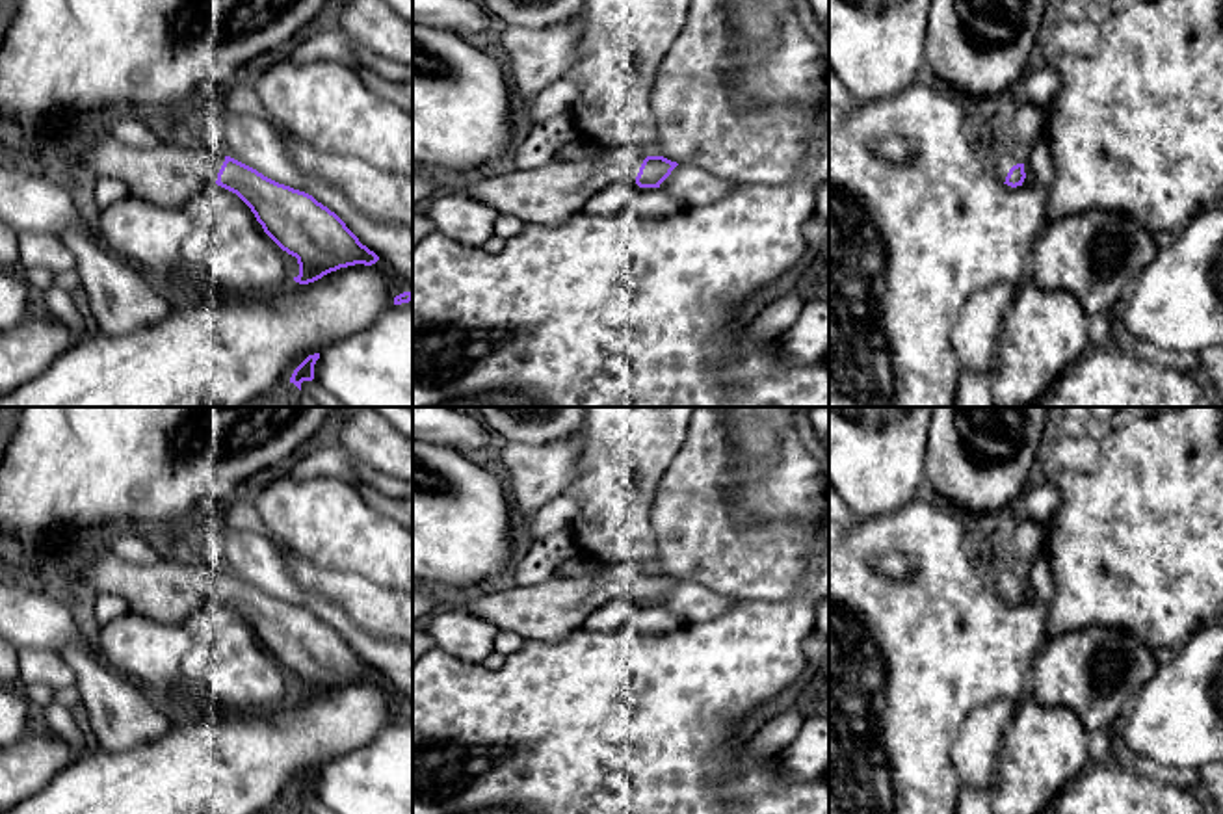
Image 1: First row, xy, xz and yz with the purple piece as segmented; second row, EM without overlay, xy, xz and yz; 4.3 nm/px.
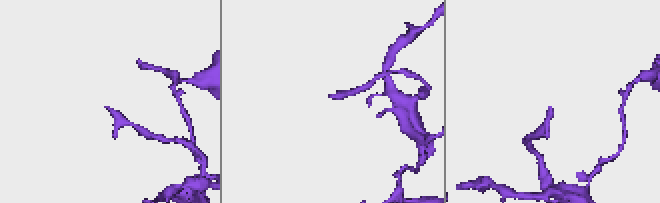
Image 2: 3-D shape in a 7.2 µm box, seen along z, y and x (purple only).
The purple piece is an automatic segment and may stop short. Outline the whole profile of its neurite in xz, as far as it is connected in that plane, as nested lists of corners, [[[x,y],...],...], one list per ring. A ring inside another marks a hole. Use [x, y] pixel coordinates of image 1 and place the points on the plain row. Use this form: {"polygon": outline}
{"polygon": [[[639,563],[602,565],[584,576],[552,576],[446,608],[468,611],[524,639],[558,641],[582,628],[597,608],[621,598],[660,604],[677,582],[664,572],[647,572]]]}

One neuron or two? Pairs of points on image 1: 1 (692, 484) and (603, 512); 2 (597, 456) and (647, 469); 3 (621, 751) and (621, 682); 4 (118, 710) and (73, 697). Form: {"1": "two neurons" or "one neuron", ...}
{"1": "two neurons", "2": "one neuron", "3": "one neuron", "4": "two neurons"}

